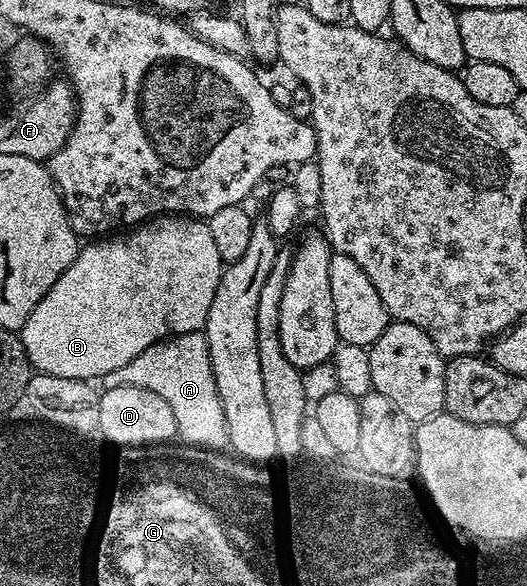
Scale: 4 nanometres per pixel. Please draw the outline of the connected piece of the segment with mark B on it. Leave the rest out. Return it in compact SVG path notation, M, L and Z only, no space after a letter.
M164 214L158 218L152 218L130 230L120 231L118 234L108 235L106 238L95 238L84 243L76 254L75 260L63 273L57 282L43 297L41 302L29 314L29 318L23 323L21 329L21 339L23 349L27 351L27 357L32 369L36 373L44 372L53 374L57 378L77 378L78 380L94 381L113 370L121 370L137 354L149 350L159 340L166 340L168 336L180 336L186 332L198 332L207 323L209 305L213 303L213 294L217 294L217 286L221 282L221 274L225 267L225 262L221 254L217 254L217 245L213 242L213 237L209 235L209 226L199 218L188 218L183 214Z

